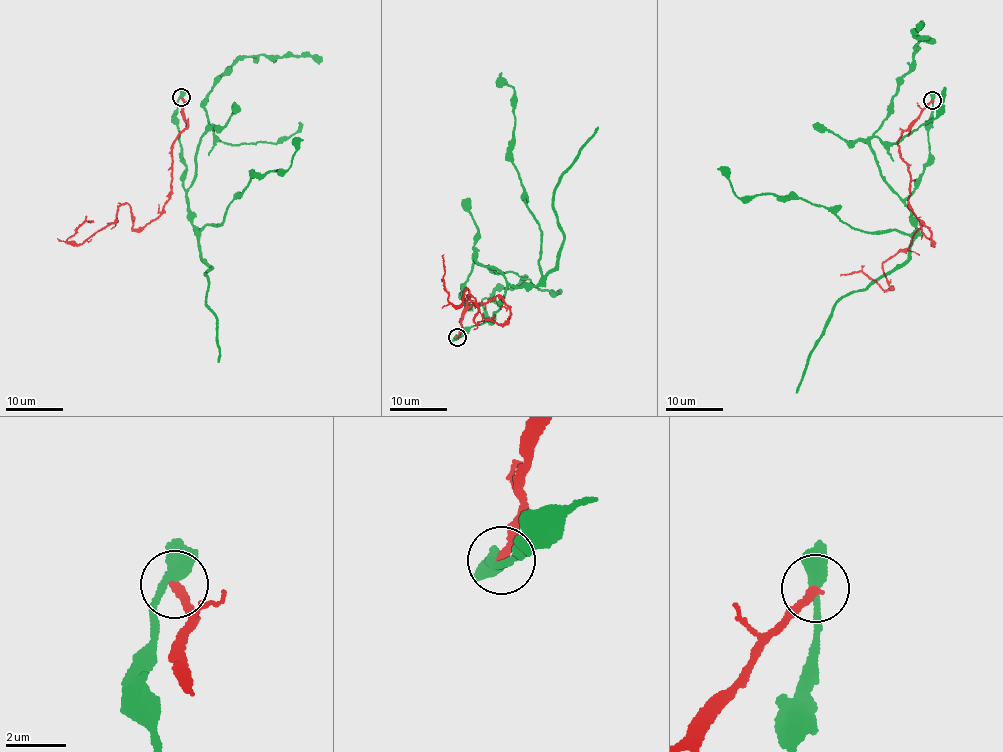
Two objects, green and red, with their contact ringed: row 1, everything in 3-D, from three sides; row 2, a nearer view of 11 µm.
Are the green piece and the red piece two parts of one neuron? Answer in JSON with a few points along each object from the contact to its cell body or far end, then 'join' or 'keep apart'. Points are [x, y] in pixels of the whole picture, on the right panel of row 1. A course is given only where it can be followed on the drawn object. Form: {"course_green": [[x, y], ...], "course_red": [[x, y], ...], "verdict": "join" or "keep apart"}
{"course_green": [[932, 99], [929, 164], [905, 201], [916, 227], [910, 233], [860, 230], [799, 198], [737, 197], [718, 168]], "course_red": [[932, 99], [898, 143], [908, 204], [933, 244], [920, 227], [882, 262], [886, 290], [861, 272], [840, 276]], "verdict": "keep apart"}

